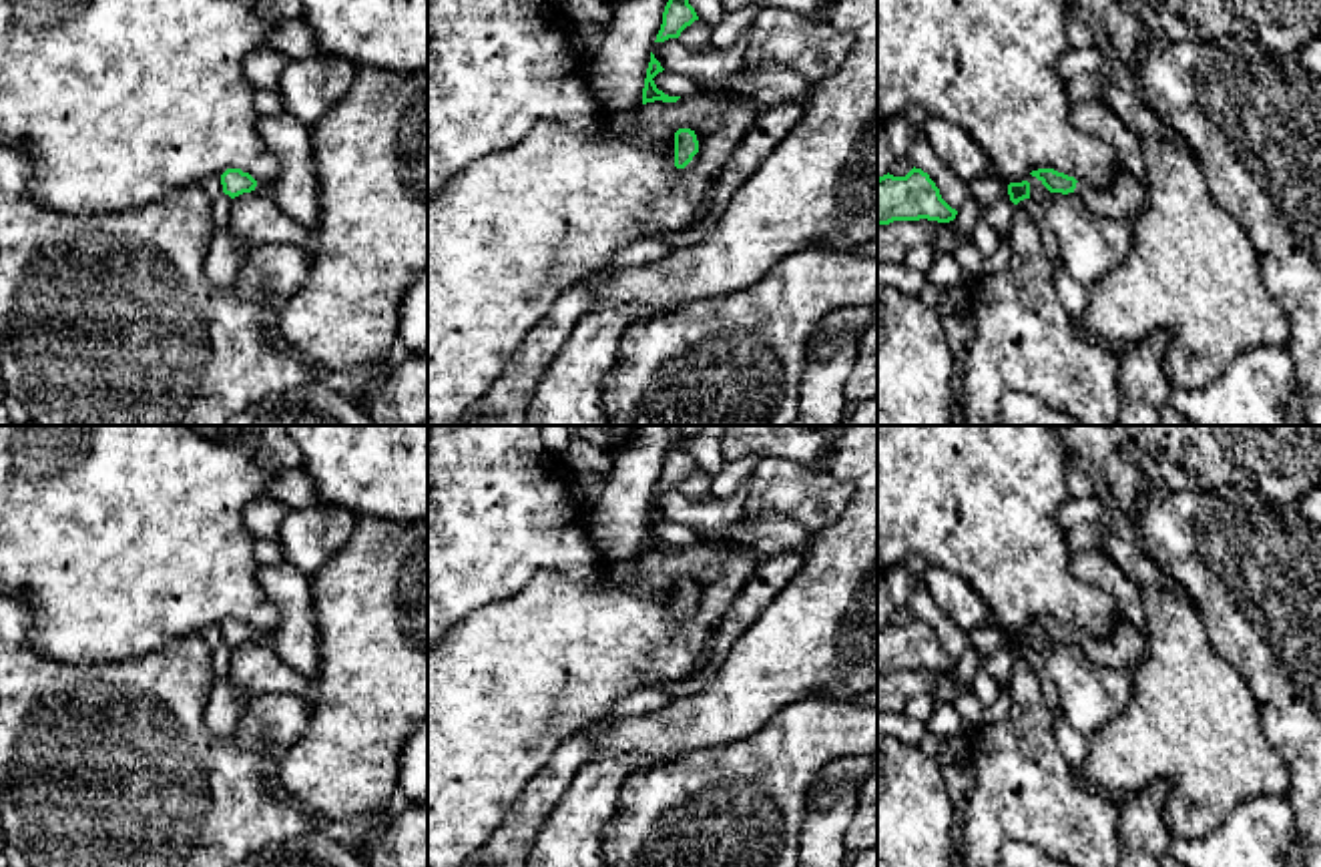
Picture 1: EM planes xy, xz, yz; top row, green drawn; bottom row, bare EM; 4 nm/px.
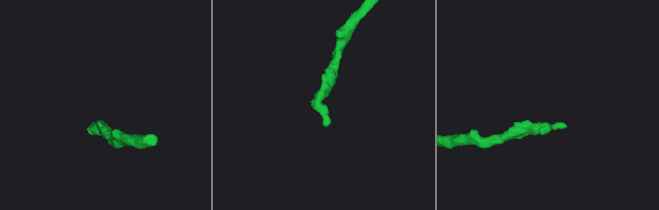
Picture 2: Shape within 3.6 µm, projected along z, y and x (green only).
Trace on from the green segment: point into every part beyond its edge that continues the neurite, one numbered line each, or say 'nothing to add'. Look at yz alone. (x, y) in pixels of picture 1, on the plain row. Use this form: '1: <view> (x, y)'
1: yz (1125, 645)

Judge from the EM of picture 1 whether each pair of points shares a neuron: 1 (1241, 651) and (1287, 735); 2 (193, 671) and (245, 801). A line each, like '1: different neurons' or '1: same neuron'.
1: same neuron
2: same neuron

